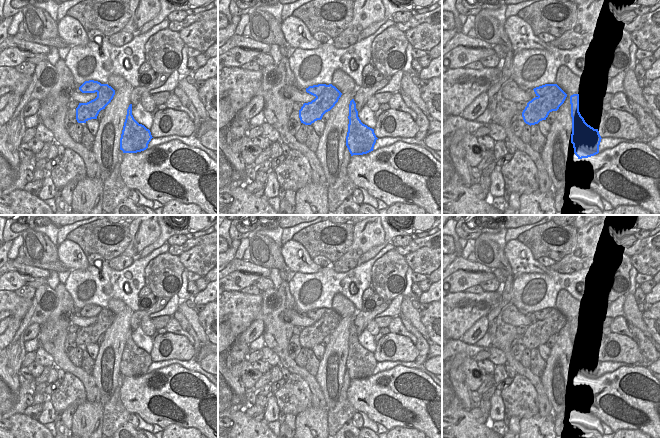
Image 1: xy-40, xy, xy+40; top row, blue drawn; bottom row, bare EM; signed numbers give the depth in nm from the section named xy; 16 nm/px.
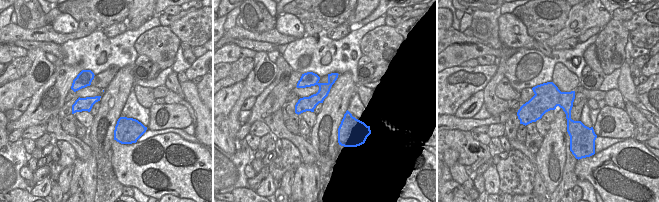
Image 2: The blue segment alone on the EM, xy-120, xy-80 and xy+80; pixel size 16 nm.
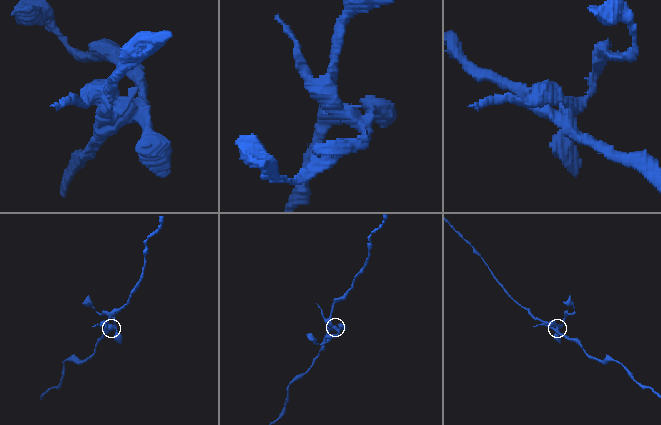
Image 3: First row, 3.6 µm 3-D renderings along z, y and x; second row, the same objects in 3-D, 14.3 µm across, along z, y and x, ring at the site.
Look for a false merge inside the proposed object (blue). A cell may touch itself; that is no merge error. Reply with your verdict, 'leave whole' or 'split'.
split

